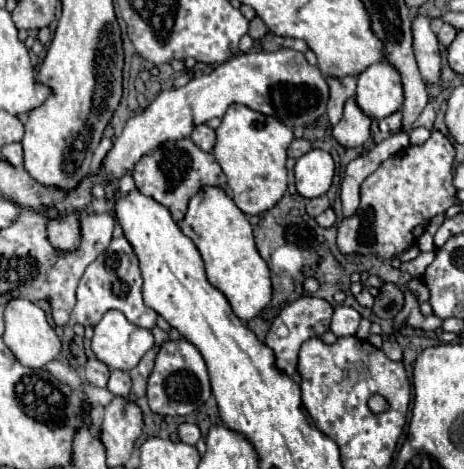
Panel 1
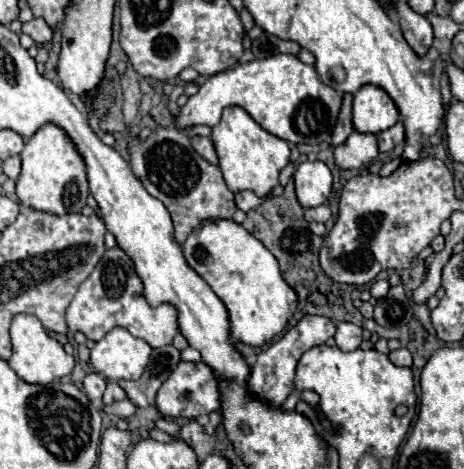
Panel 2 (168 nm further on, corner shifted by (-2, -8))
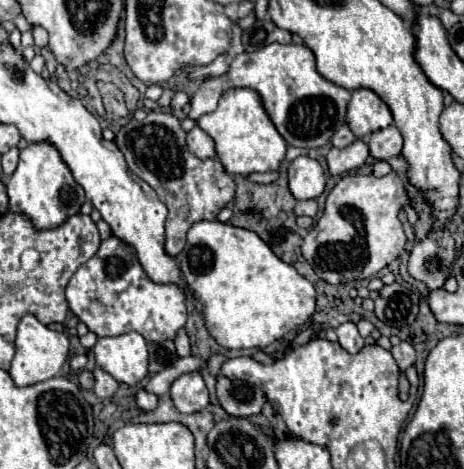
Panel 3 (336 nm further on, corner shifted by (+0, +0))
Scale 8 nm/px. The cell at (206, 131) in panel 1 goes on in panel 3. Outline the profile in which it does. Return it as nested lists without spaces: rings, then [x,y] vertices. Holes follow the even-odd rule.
[[[194,126],[188,132],[188,148],[198,158],[214,158],[216,156],[214,140],[202,128],[198,128],[198,126]]]

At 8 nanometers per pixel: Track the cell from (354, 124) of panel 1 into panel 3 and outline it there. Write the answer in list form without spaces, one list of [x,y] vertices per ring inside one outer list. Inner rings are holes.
[[[356,138],[352,144],[348,144],[348,148],[330,148],[330,152],[326,156],[330,174],[336,176],[336,174],[362,166],[364,160],[368,158],[368,154],[370,154],[368,144],[360,138]]]

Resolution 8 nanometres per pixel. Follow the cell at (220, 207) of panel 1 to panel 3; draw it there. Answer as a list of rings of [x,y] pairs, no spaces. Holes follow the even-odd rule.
[[[196,222],[188,230],[188,240],[184,250],[178,256],[178,266],[184,274],[186,284],[192,288],[198,302],[204,306],[206,326],[220,346],[238,350],[238,348],[262,348],[268,346],[282,336],[286,330],[296,330],[304,326],[314,312],[314,286],[300,276],[294,266],[284,264],[256,232],[248,232],[246,228],[236,228],[228,222]]]

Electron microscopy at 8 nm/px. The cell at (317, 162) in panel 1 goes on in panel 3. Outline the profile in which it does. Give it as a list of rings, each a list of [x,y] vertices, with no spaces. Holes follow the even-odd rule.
[[[298,156],[288,168],[288,182],[296,200],[318,198],[326,188],[324,168],[310,156]]]

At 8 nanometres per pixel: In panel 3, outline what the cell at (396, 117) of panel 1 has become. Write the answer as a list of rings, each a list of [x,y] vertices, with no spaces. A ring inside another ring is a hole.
[[[390,124],[388,128],[376,130],[368,138],[368,146],[370,146],[370,154],[376,160],[388,160],[392,156],[398,156],[402,152],[400,130],[394,124]]]

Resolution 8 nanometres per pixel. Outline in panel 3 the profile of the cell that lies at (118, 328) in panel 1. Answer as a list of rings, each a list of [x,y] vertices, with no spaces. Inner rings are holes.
[[[138,332],[98,338],[94,348],[96,364],[124,384],[138,384],[148,374],[148,344]]]

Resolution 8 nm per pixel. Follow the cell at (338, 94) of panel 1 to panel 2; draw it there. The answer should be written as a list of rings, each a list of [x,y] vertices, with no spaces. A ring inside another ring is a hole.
[[[344,94],[344,104],[342,104],[342,110],[340,110],[340,116],[338,116],[338,124],[332,132],[332,146],[344,144],[346,138],[352,132],[354,132],[354,126],[352,126],[352,96]]]

